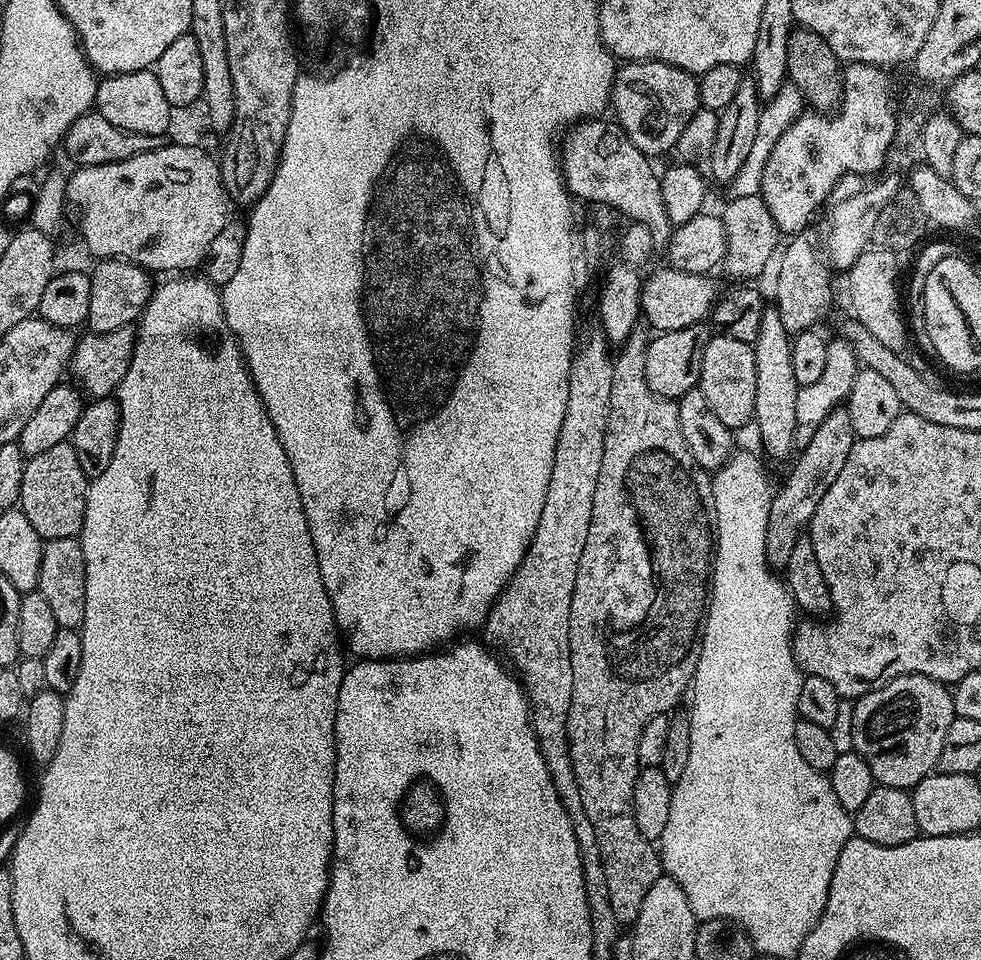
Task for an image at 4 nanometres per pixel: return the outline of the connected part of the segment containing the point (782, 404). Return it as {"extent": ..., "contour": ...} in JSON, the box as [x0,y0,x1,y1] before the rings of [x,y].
{"extent":[753,306,800,460],"contour":[[[774,306],[765,307],[761,329],[758,330],[758,338],[753,344],[755,350],[755,410],[753,412],[754,425],[758,428],[758,434],[765,452],[774,460],[784,459],[795,449],[796,428],[795,399],[798,398],[800,385],[794,375],[794,366],[791,365],[790,350],[792,349],[791,335],[782,325],[780,311]]]}

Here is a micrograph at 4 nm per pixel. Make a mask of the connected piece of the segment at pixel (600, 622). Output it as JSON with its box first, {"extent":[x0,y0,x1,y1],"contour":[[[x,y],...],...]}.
{"extent":[568,330,718,926],"contour":[[[640,330],[632,332],[627,341],[619,349],[612,361],[612,381],[610,382],[610,410],[606,426],[606,442],[602,450],[602,470],[598,470],[598,486],[594,486],[594,510],[592,525],[586,534],[586,546],[582,550],[582,558],[578,562],[578,574],[574,582],[574,594],[570,602],[570,654],[574,670],[574,690],[570,698],[570,714],[568,715],[568,753],[572,759],[574,778],[578,782],[578,794],[582,802],[582,810],[586,818],[590,818],[590,826],[594,826],[594,838],[598,838],[602,866],[606,870],[606,890],[610,898],[610,910],[614,910],[616,919],[621,925],[631,926],[636,923],[642,910],[642,902],[646,902],[646,894],[650,894],[650,886],[658,882],[662,875],[660,853],[654,847],[653,841],[642,838],[638,831],[638,822],[634,822],[634,782],[642,767],[638,758],[638,740],[642,738],[642,730],[650,718],[671,713],[680,699],[685,699],[692,683],[692,675],[700,653],[700,639],[704,637],[704,623],[708,617],[708,602],[712,587],[712,565],[716,547],[716,531],[718,530],[718,514],[714,510],[714,494],[712,493],[712,476],[694,462],[686,442],[682,438],[682,426],[678,426],[678,406],[676,401],[668,400],[665,396],[656,396],[646,383],[646,350],[648,340]]]}

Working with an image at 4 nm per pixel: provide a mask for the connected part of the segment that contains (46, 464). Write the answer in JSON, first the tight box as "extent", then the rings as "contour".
{"extent":[20,442,90,540],"contour":[[[71,442],[50,446],[50,450],[27,457],[20,491],[21,512],[30,518],[30,526],[38,530],[41,540],[79,537],[86,514],[86,494],[90,477],[78,462],[78,454]]]}

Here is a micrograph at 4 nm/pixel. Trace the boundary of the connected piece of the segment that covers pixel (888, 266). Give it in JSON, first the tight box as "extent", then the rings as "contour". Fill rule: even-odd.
{"extent":[847,246,906,349],"contour":[[[875,246],[869,247],[854,262],[852,268],[847,269],[848,276],[848,296],[852,299],[852,308],[856,311],[855,323],[866,326],[882,346],[903,349],[904,332],[906,336],[906,316],[902,308],[902,288],[896,285],[896,279],[900,272],[896,269],[897,253],[887,252],[884,248]],[[900,308],[900,312],[899,312]]]}

